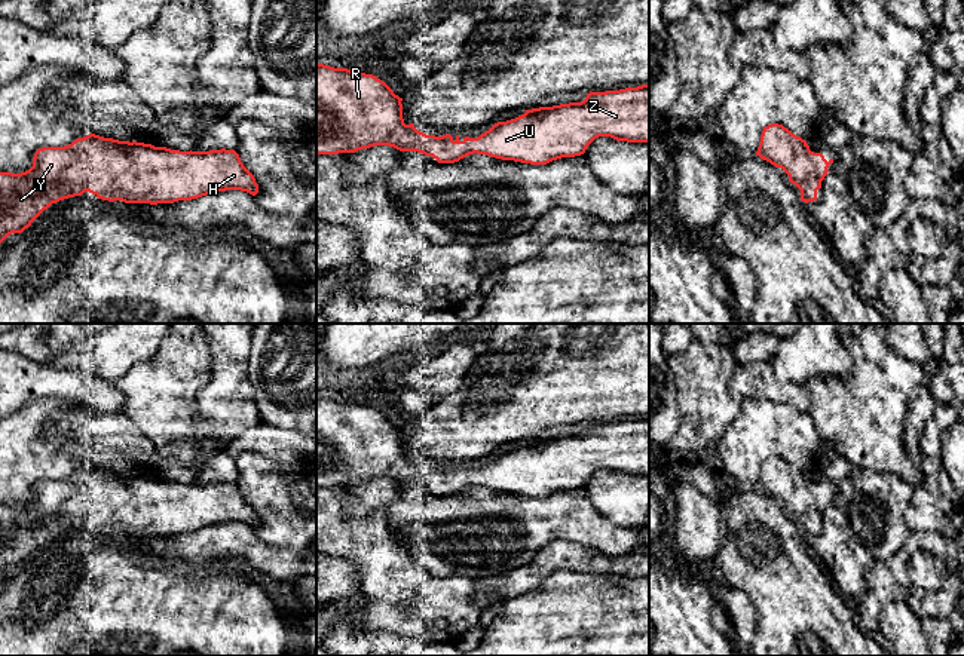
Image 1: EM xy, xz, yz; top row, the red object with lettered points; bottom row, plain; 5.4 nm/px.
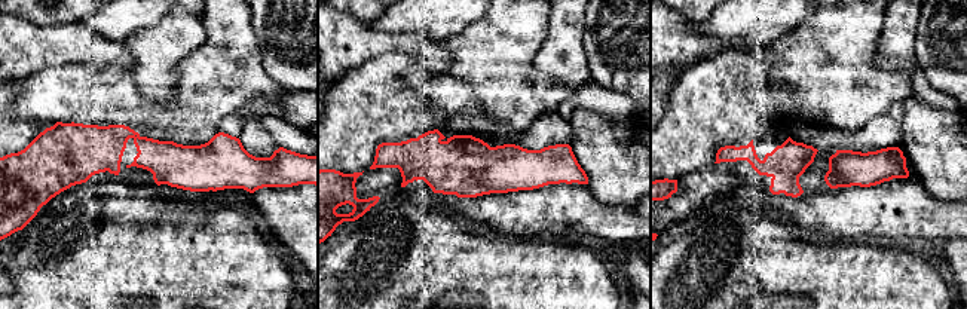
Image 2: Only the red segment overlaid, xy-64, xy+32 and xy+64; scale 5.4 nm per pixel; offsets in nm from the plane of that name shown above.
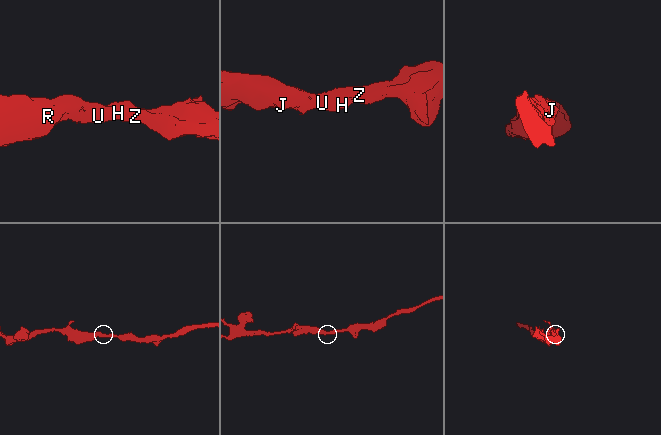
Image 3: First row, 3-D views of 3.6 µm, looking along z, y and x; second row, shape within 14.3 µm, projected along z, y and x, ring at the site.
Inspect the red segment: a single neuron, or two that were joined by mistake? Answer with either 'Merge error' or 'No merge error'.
No merge error

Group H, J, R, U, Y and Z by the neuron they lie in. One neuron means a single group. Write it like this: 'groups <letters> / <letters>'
groups H J R U Y Z

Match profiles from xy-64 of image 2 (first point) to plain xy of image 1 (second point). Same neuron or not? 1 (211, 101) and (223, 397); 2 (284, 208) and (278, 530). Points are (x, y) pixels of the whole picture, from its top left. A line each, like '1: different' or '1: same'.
1: same
2: same

